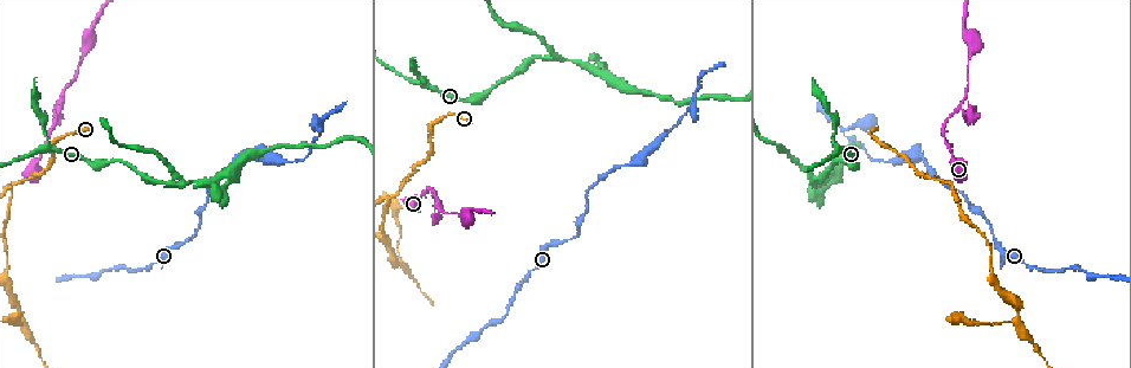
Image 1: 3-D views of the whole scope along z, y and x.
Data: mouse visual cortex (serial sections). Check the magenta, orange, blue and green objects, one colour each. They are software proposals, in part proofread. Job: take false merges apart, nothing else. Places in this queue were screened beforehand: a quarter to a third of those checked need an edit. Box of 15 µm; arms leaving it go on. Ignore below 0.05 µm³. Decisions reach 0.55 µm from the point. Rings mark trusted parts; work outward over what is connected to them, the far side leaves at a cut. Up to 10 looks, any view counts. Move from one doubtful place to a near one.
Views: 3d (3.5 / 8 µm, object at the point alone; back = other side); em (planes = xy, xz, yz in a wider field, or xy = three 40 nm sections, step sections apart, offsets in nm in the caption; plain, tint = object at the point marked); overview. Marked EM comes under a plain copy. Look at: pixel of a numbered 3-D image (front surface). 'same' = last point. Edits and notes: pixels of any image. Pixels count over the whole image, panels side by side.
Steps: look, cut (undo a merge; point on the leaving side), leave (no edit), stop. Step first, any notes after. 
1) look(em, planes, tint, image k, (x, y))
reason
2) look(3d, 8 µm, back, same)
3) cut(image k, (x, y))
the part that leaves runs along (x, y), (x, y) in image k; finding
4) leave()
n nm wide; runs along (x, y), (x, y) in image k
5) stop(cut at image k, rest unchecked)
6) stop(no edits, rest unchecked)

look(3d, 8 µm, image 1, (843, 131))
branch point

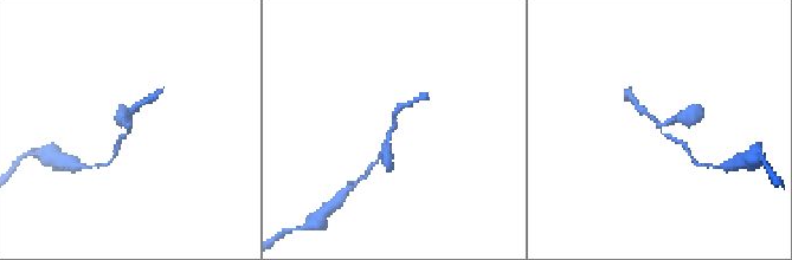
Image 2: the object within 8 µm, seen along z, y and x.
look(3d, 3.5 µm, back, image 2, (393, 129))
zoom in

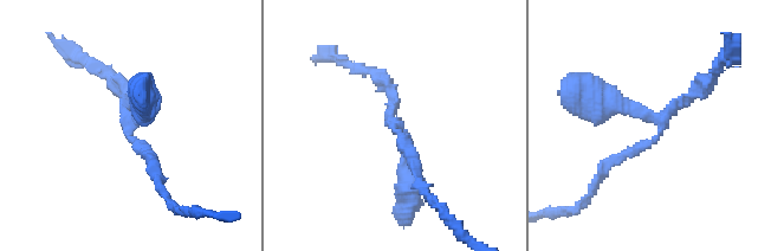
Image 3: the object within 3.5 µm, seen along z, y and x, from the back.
leave()
runs along (154, 163), (128, 134), (142, 102) in image 3; continuous, no second cell

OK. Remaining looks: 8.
look(3d, 8 µm, image 1, (428, 81))
arms part here

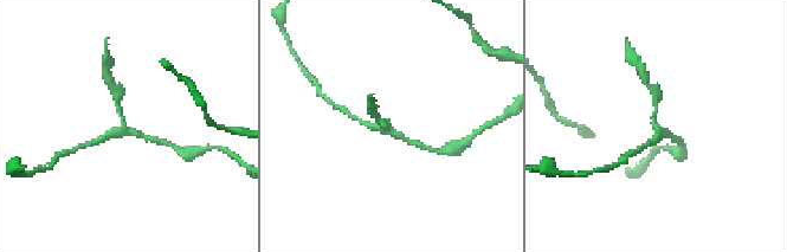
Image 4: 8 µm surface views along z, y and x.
look(em, xy, step 1, tint, image 4, (392, 129))
3 arms; arms of 150, 150, 200 nm; now the EM

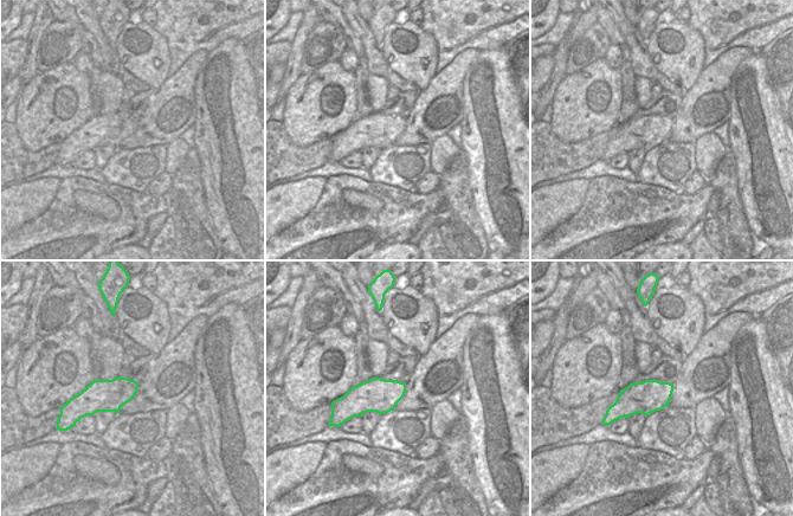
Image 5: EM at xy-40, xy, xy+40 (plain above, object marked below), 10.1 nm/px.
leave()
runs along (153, 139), (123, 128), (115, 98) in image 4; one cell here

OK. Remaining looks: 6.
look(3d, 3.5 µm, image 1, (438, 205))
three arms meet

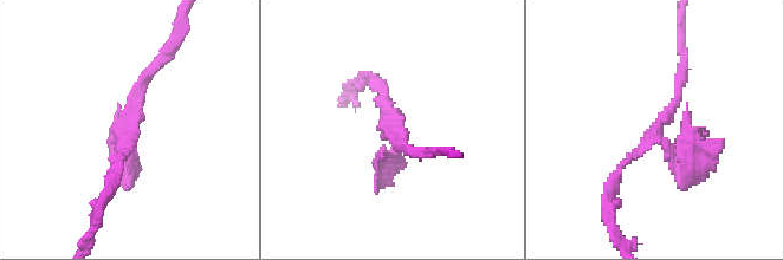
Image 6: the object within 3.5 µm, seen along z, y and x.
look(em, xy, step 1, tint, image 6, (390, 122))

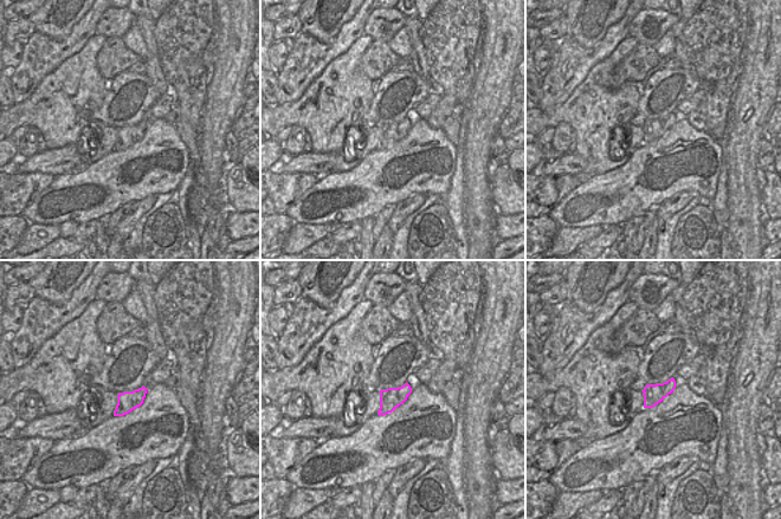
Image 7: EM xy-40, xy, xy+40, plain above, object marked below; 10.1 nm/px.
look(em, xy, step 5, tint, same)

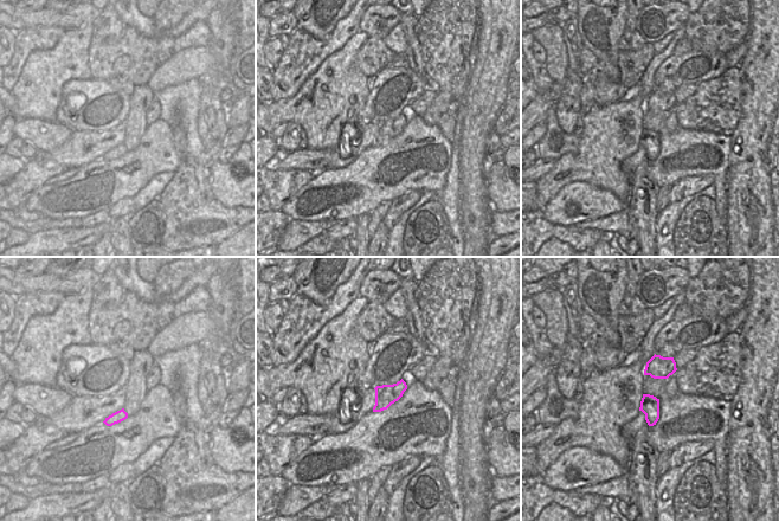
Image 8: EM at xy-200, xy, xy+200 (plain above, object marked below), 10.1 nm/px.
cut(image 6, (680, 179))
3 arms; arms of 150, 200, 200 nm; the part that leaves runs along (666, 143), (690, 161), (687, 103) in image 6; two cells meet here

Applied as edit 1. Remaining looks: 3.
look(overview)

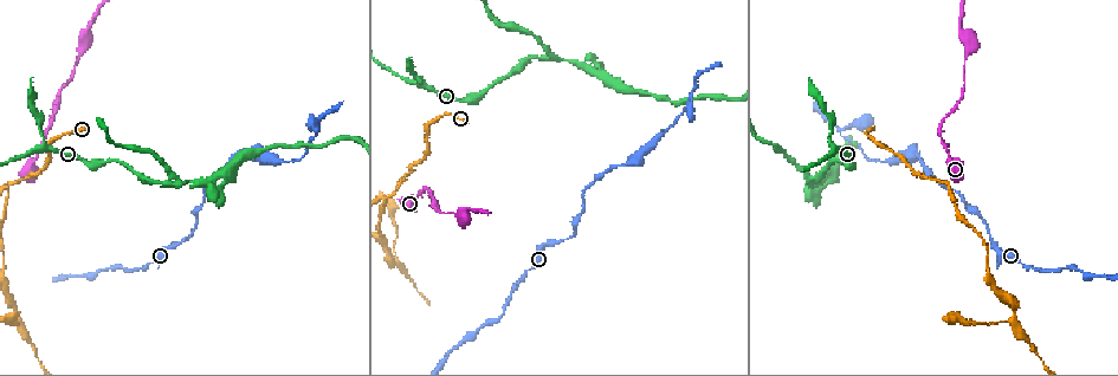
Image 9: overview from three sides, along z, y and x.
look(3d, 3.5 µm, image 9, (386, 197))
a fork

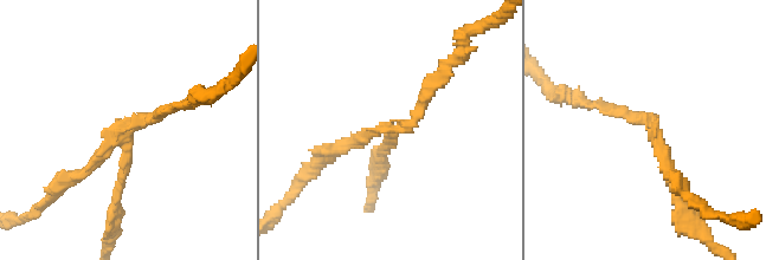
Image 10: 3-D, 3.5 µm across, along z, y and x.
look(em, xy, step 1, tint, image 10, (126, 131))
3 arms; arms of 150, 150, 150 nm

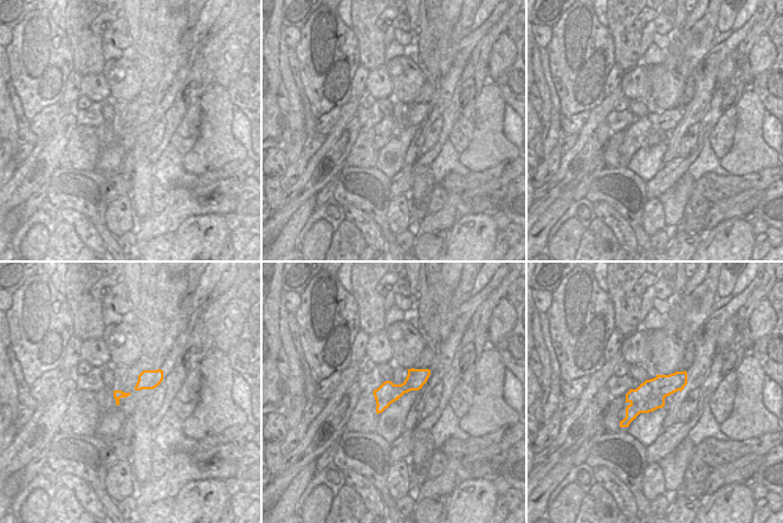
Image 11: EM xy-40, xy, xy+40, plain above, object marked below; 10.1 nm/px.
cut(image 10, (118, 187))
the part that leaves runs along (126, 136), (126, 168), (108, 238) in image 10; two cells meet here

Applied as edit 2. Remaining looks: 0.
stop(cut at image 6, cut at image 10, rest unchecked)

